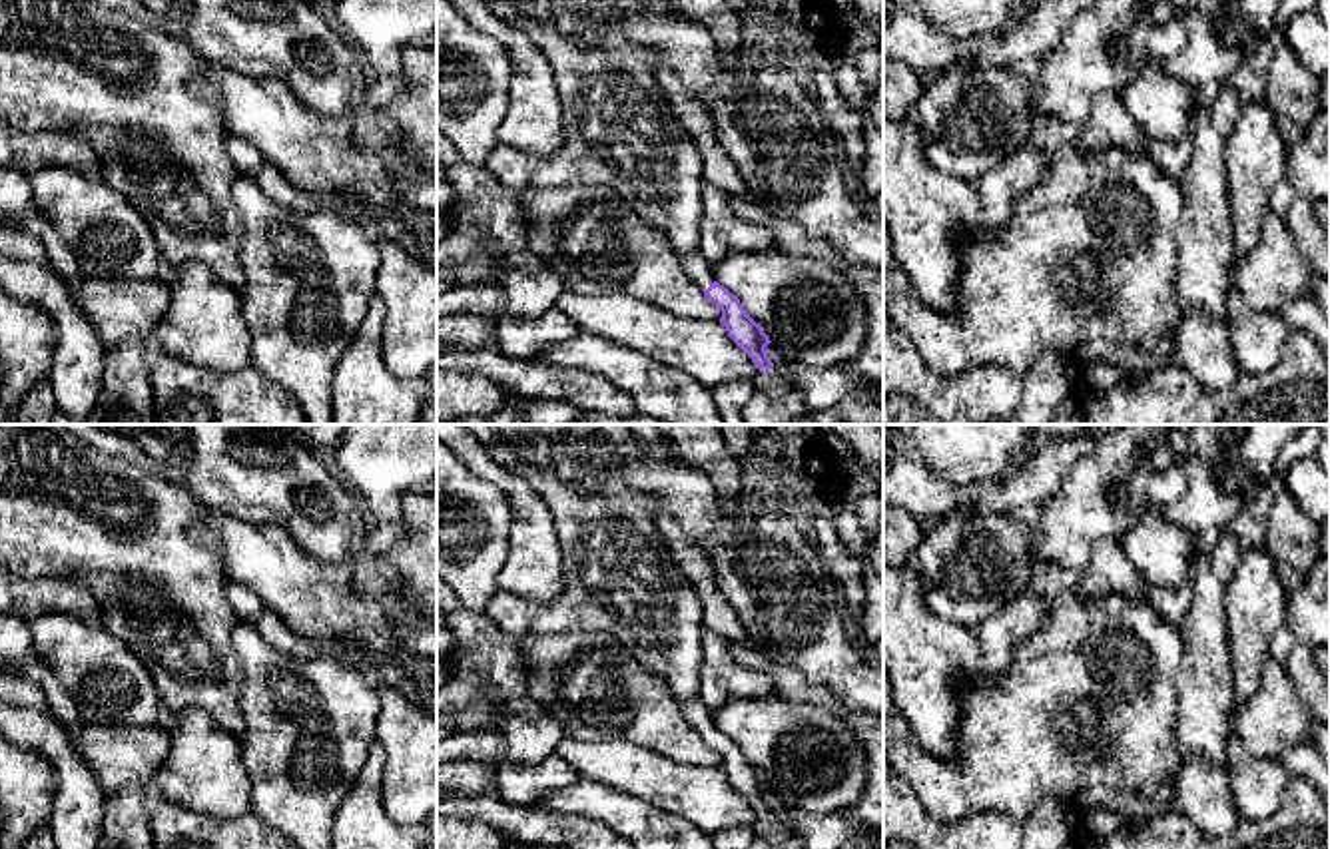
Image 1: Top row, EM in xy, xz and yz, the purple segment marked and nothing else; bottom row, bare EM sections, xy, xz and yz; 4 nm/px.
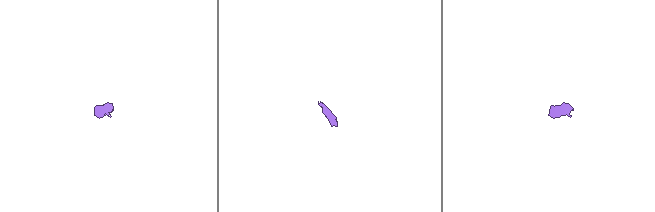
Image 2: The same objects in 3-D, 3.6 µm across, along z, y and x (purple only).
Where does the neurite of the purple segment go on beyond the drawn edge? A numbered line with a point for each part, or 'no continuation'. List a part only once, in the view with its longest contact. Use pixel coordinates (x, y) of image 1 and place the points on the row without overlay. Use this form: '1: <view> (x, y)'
1: xz (696, 714)
2: xz (770, 828)

